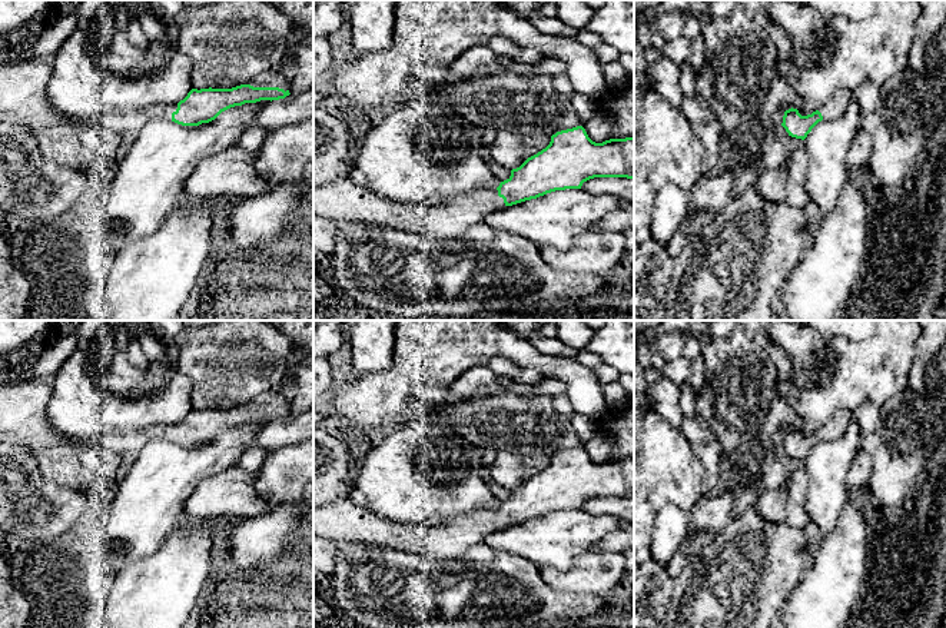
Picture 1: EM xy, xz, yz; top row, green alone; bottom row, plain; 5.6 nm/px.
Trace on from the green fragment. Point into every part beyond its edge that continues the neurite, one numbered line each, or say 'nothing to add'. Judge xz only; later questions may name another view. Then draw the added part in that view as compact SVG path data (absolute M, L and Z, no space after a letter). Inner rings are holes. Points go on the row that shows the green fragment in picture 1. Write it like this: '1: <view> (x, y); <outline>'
1: xz (339, 200); M336 177L329 183L313 185L313 213L321 217L335 223L345 222L389 227L429 236L435 240L461 239L471 226L481 223L489 212L504 207L504 199L498 196L497 189L491 187L474 189L444 202L401 205L379 196L369 187L355 185L348 177Z

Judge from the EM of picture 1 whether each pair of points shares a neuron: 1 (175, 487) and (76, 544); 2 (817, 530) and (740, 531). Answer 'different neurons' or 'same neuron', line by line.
1: same neuron
2: different neurons

